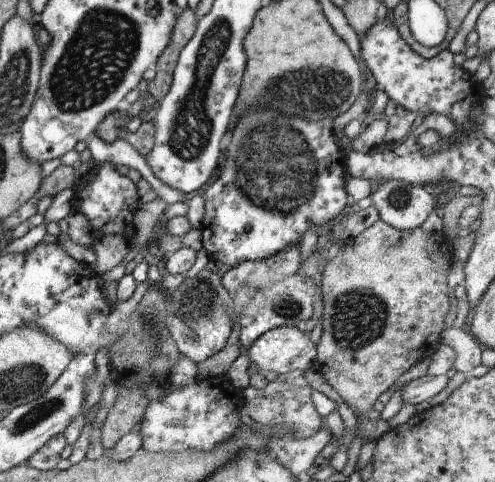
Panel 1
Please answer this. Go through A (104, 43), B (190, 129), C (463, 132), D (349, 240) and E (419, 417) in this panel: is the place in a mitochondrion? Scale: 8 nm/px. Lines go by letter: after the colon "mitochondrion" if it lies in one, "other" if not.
A: mitochondrion
B: mitochondrion
C: other
D: other
E: other

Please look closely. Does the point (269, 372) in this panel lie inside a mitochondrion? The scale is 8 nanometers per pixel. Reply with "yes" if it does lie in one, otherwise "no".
no

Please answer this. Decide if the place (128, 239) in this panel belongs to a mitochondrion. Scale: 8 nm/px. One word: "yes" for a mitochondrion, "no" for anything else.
no

